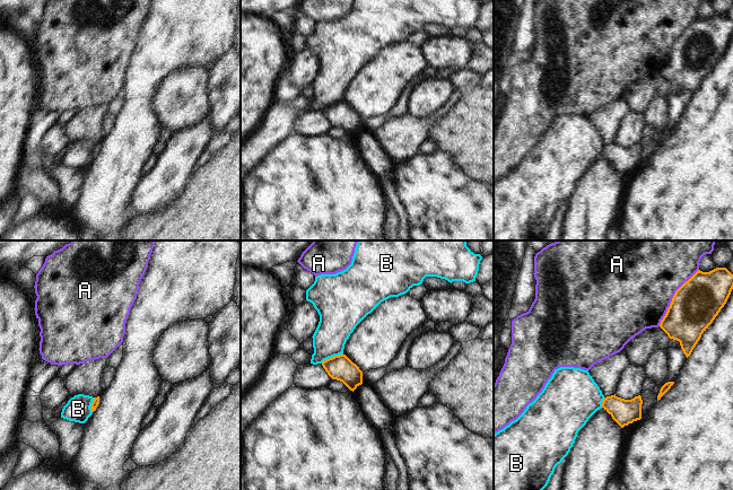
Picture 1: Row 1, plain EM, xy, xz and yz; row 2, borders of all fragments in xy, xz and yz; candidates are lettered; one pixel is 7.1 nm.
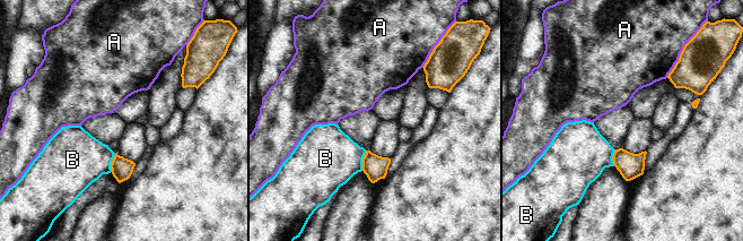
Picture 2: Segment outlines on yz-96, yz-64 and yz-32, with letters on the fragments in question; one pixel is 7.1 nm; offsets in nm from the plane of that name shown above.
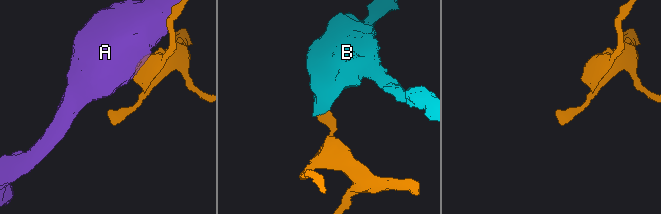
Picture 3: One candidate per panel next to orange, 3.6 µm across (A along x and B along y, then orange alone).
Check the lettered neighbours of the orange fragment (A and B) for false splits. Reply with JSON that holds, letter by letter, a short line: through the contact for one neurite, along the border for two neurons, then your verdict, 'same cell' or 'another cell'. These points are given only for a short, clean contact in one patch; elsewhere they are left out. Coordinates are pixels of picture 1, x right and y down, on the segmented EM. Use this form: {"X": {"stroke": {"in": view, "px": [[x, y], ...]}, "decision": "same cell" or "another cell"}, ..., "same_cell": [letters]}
{"A": {"decision": "another cell"}, "B": {"stroke": {"in": "xz", "px": [[342, 352], [329, 357], [321, 362]]}, "decision": "another cell"}, "same_cell": []}

